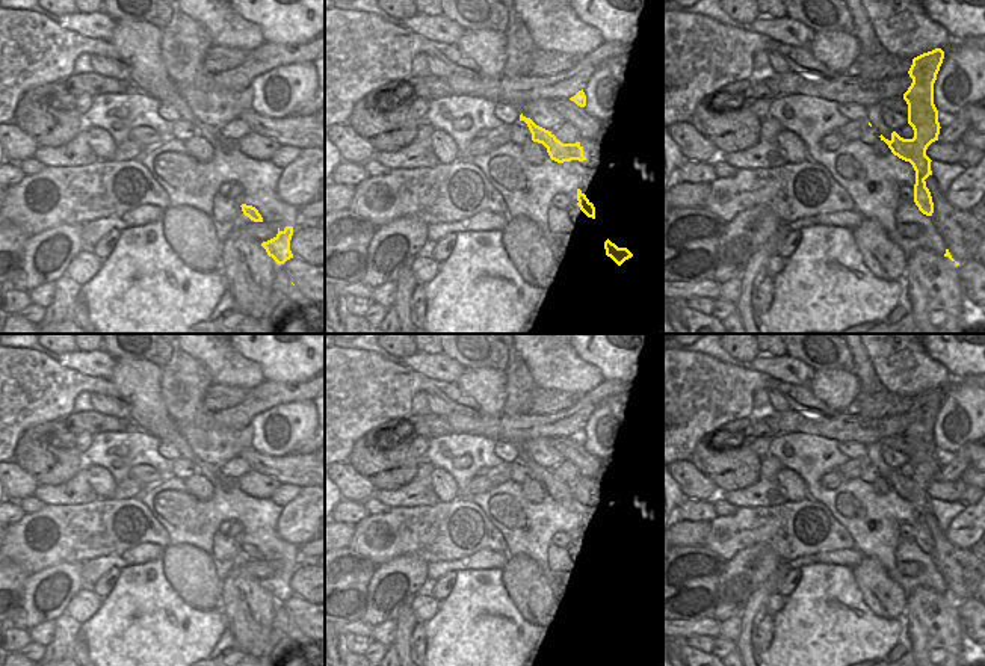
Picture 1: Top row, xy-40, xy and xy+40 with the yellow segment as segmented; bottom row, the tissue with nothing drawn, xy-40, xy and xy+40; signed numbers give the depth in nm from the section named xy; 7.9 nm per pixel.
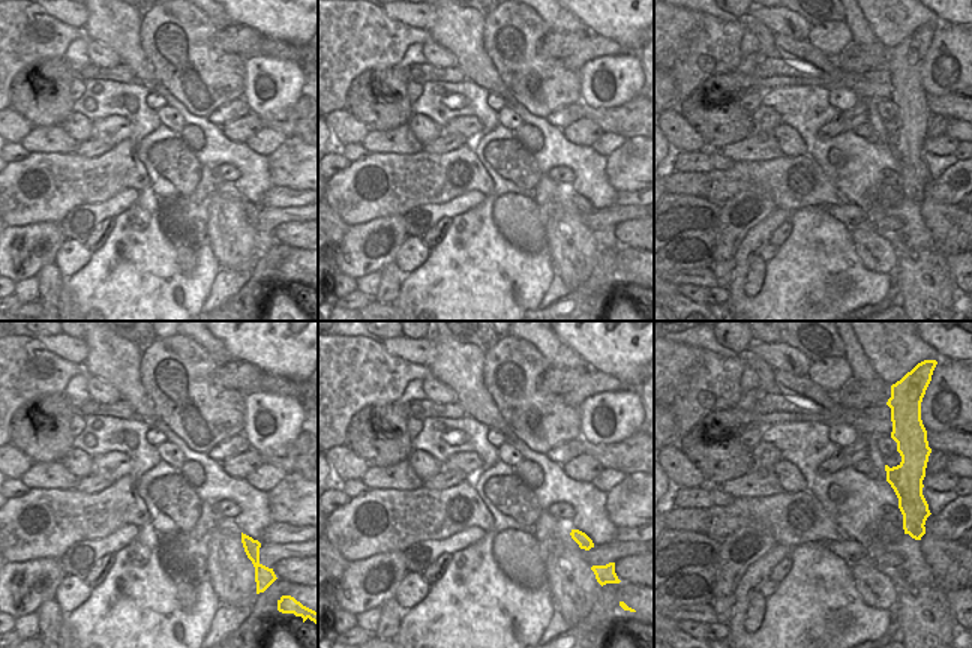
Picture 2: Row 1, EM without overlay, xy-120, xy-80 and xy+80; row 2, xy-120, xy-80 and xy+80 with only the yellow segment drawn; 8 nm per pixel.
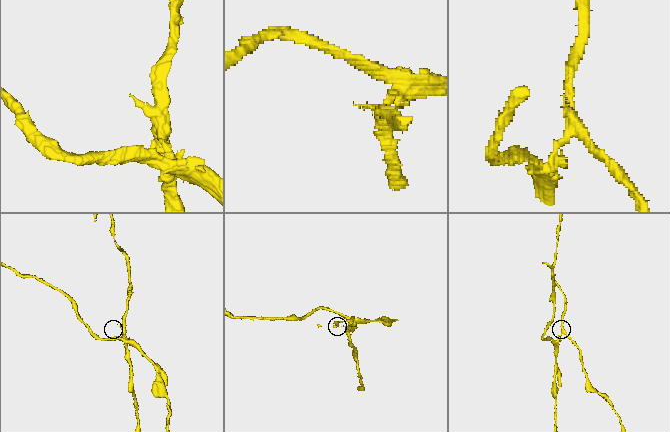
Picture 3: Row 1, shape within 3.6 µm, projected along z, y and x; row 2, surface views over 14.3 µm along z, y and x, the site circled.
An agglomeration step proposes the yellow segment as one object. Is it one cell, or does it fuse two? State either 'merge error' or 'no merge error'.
merge error

